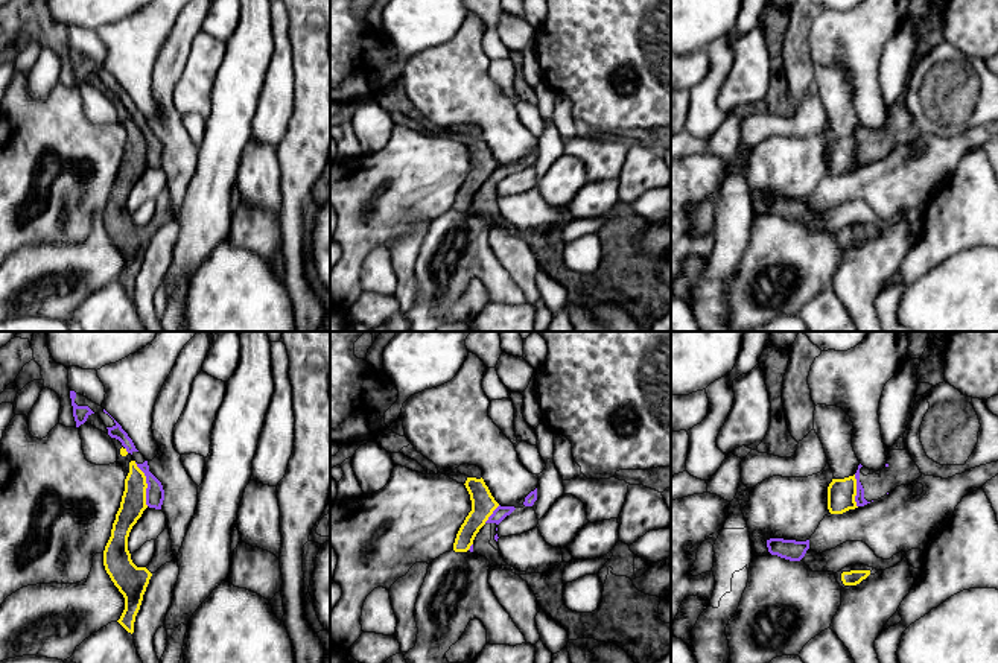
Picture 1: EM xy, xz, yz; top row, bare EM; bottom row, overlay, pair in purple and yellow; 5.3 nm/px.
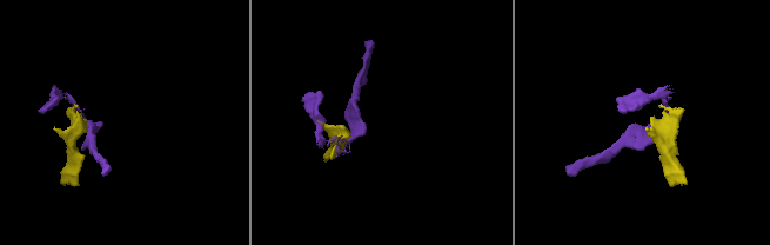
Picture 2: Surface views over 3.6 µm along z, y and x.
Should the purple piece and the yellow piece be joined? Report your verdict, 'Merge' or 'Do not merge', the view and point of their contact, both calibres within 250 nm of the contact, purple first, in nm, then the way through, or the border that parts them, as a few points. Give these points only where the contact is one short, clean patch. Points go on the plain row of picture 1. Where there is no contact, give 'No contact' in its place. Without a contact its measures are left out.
Do not merge. Touches purple at xy (146, 142). Thickness 100 nm (purple) against 130 nm. Boundary: xy (134, 122), (145, 136), (148, 164)

